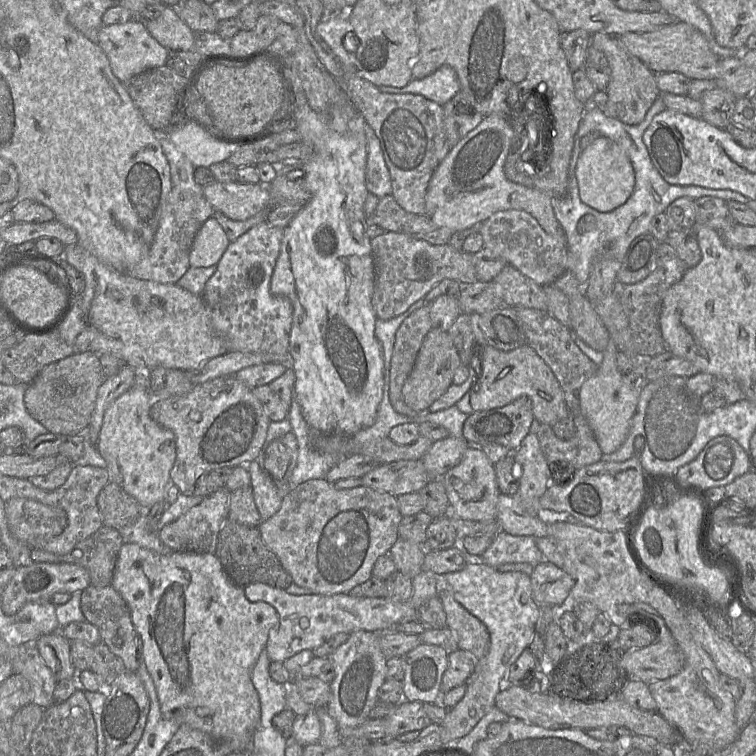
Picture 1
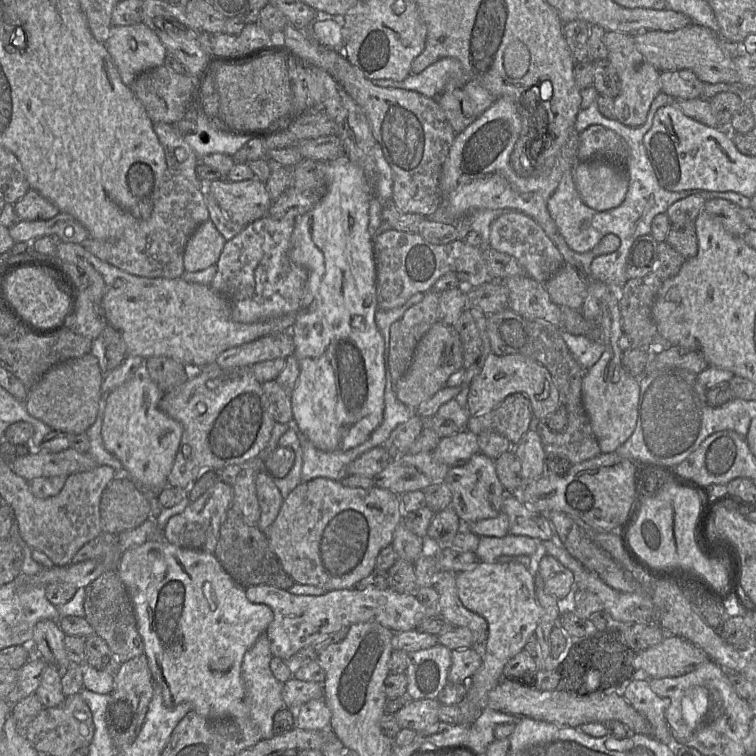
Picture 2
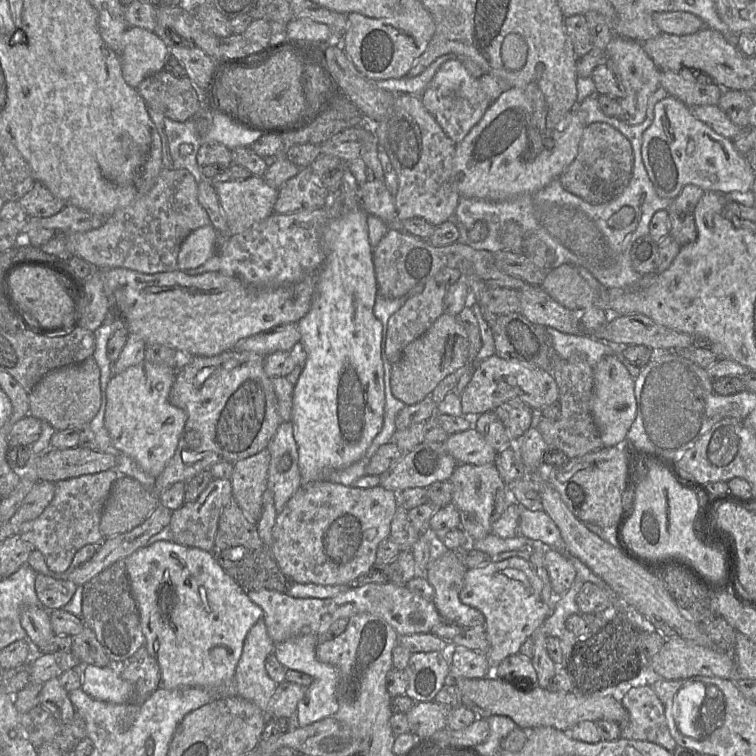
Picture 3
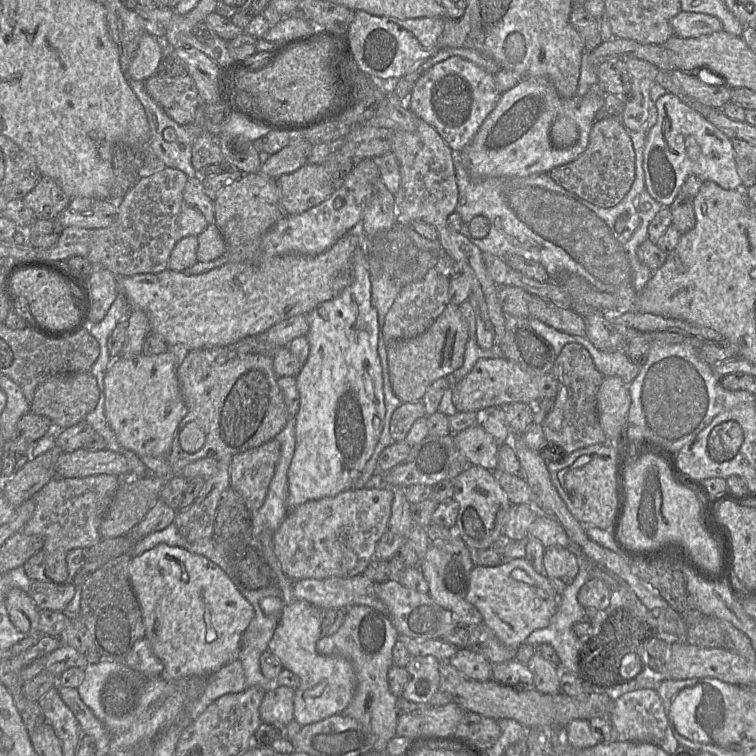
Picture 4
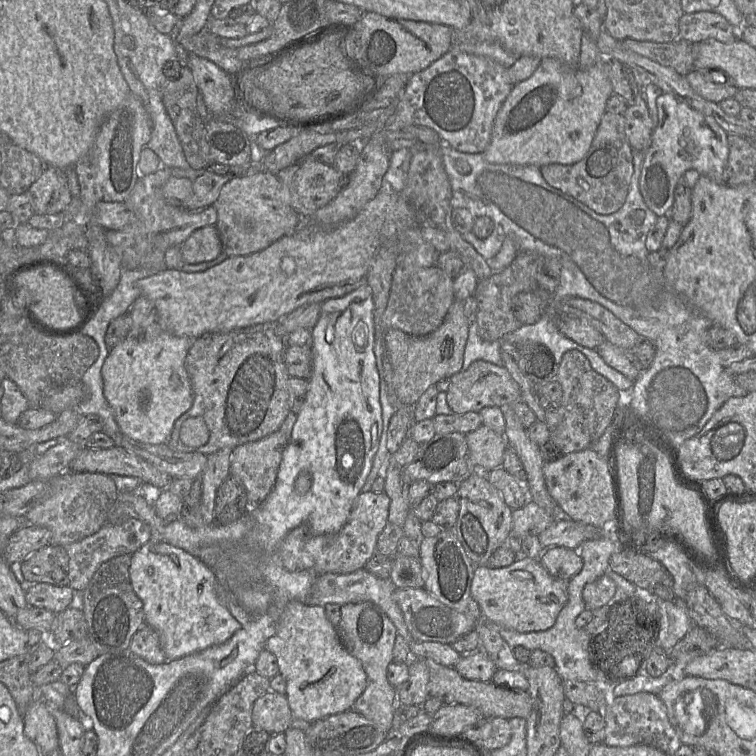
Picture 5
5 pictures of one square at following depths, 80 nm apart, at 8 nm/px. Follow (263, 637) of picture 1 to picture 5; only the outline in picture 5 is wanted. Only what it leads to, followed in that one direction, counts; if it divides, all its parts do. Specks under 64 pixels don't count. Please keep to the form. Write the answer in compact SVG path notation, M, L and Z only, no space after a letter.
M149 541L131 555L129 574L143 603L145 623L158 634L167 661L222 644L242 627L220 601L221 588L213 570L181 548Z

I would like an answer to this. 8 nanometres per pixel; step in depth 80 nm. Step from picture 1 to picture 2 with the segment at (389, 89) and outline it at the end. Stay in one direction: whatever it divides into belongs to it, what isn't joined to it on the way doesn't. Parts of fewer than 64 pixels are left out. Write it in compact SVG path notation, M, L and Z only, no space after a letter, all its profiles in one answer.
M442 58L419 74L410 74L402 81L374 80L374 85L415 91L427 98L436 99L443 91L463 88L469 81L460 62L455 58Z

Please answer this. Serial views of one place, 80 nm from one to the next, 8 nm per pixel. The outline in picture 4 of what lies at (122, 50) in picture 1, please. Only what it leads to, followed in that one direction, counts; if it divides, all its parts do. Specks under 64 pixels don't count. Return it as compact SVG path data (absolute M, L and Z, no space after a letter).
M145 33L139 42L139 47L127 72L128 78L145 81L158 72L163 50L161 39Z

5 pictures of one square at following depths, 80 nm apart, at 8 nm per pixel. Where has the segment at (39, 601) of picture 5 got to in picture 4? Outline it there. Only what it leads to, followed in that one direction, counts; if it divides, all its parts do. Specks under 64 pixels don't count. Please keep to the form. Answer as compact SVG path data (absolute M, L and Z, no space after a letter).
M33 581L28 594L40 610L63 612L73 599L75 591L76 586L73 583L65 585Z

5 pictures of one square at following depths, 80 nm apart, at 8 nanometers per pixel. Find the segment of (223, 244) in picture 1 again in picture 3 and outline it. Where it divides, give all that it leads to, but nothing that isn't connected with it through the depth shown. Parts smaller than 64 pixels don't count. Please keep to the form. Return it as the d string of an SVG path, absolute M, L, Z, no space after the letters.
M211 224L191 232L180 246L178 270L186 271L202 266L216 254L217 239L218 232Z

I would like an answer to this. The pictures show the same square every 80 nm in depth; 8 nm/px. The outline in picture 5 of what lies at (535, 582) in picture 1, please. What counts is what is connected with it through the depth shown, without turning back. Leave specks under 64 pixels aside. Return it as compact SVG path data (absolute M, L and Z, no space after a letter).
M560 546L549 549L538 560L552 576L566 581L583 567L583 560L577 550Z

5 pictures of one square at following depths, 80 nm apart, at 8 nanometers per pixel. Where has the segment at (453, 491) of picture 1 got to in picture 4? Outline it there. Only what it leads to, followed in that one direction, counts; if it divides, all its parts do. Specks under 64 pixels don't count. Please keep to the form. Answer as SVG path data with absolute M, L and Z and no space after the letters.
M471 465L452 480L453 499L459 504L454 533L472 551L489 549L501 536L508 519L511 503L493 471Z

